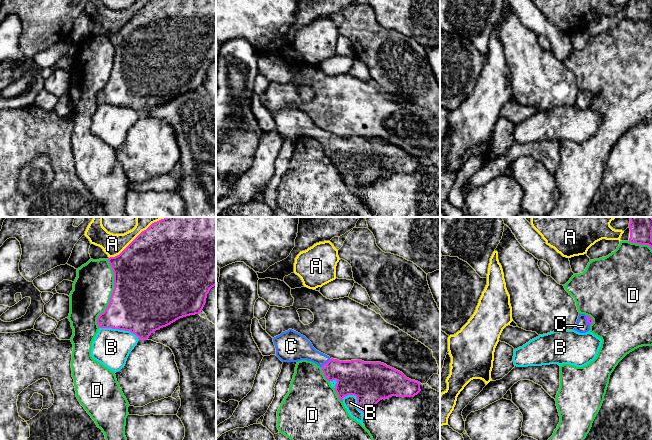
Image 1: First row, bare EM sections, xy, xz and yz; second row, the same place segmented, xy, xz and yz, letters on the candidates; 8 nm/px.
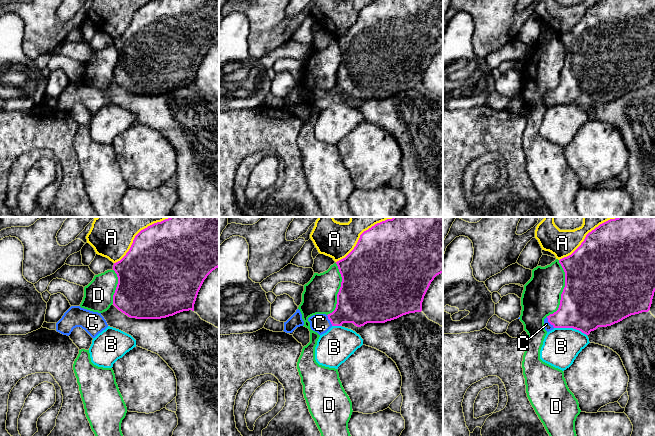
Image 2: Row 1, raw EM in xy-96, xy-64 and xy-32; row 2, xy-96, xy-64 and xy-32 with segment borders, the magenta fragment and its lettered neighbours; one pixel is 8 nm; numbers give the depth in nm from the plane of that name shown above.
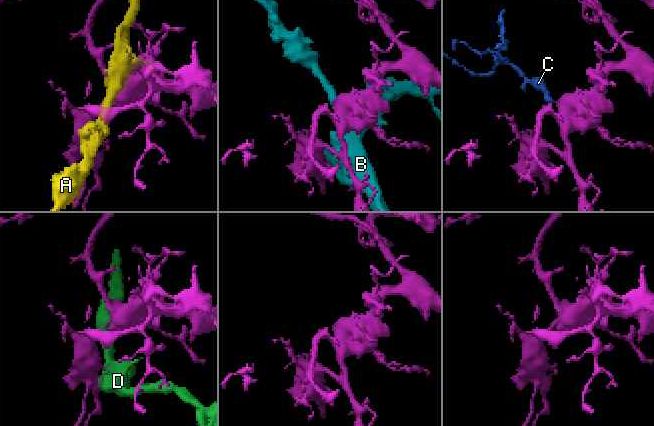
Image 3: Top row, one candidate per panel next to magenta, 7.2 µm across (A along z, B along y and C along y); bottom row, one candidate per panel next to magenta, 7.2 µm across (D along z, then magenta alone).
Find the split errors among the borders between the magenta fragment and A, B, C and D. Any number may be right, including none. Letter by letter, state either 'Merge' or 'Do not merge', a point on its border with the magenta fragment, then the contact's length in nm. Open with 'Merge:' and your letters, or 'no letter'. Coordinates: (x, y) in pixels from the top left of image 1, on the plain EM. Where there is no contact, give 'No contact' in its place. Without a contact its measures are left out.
Merge: C
A: Do not merge. Touches magenta at xy (131, 18). Shared border 440 nm
B: Do not merge. Touches magenta at xy (119, 105). Shared border 340 nm
C: Merge. Touches magenta at xz (326, 139). Shared border 100 nm
D: Do not merge. Touches magenta at xy (112, 69). Shared border 550 nm

